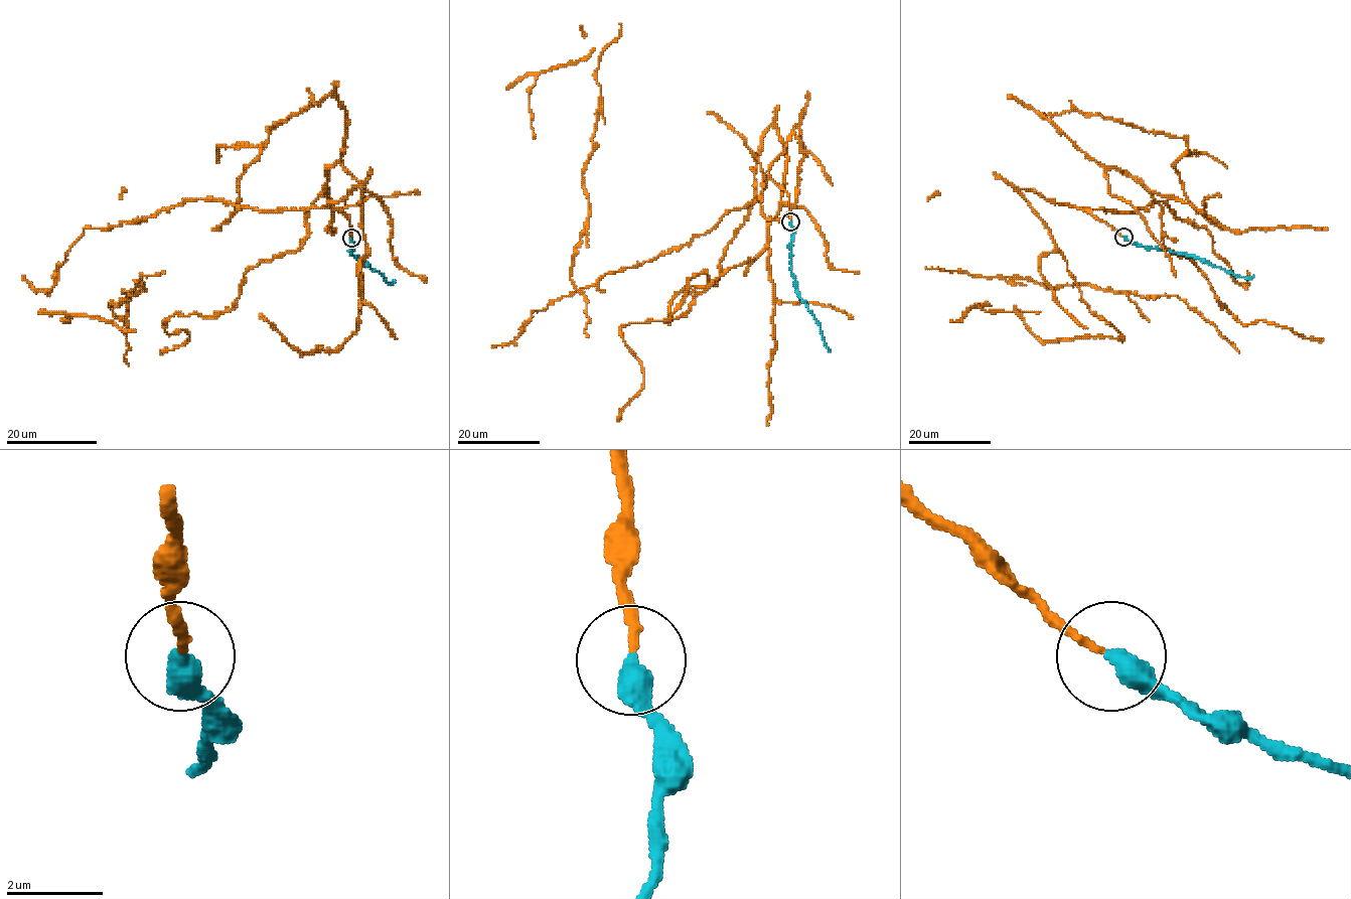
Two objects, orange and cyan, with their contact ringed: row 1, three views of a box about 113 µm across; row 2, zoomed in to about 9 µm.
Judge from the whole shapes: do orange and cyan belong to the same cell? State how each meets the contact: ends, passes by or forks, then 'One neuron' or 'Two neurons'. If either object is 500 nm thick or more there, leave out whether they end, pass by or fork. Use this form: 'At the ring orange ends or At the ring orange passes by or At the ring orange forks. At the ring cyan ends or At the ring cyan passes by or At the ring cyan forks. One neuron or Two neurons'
At the ring orange ends. At the ring cyan ends. One neuron

